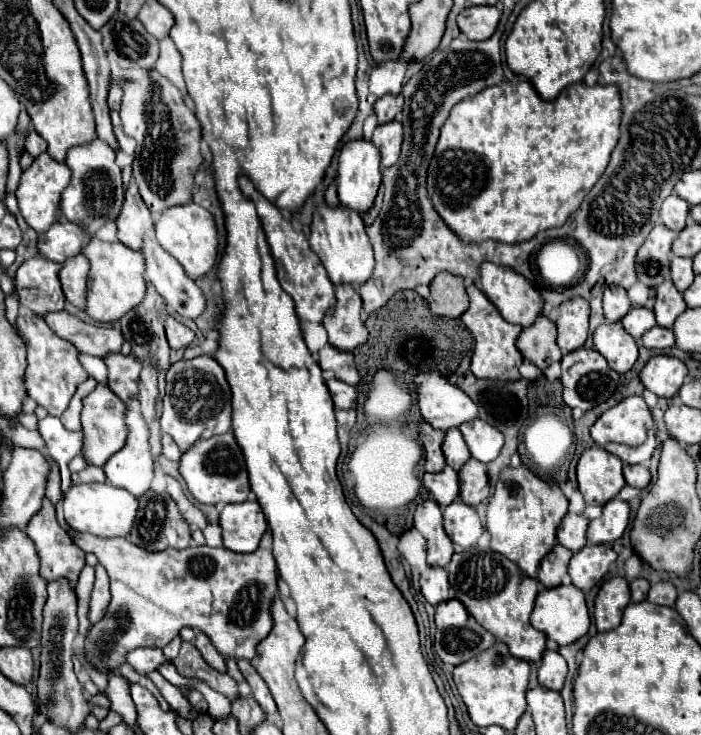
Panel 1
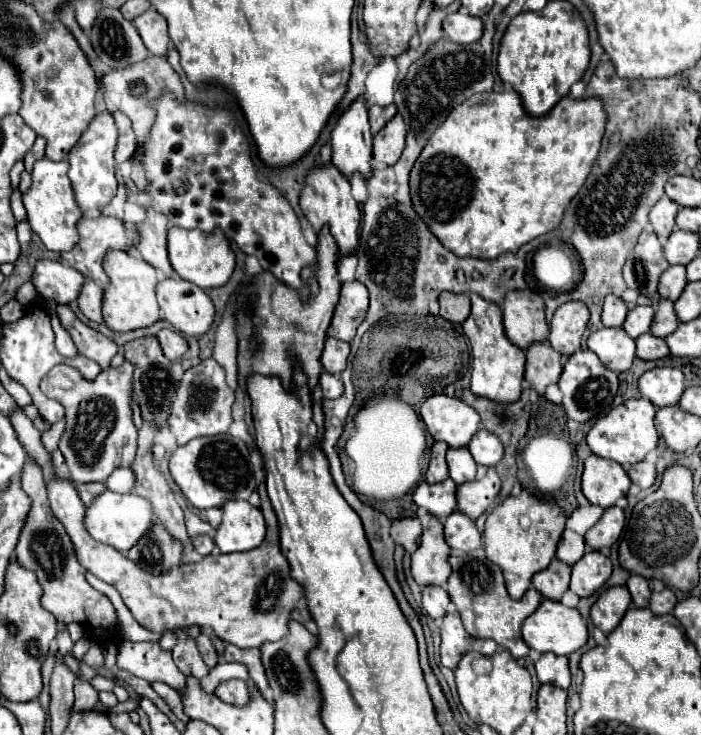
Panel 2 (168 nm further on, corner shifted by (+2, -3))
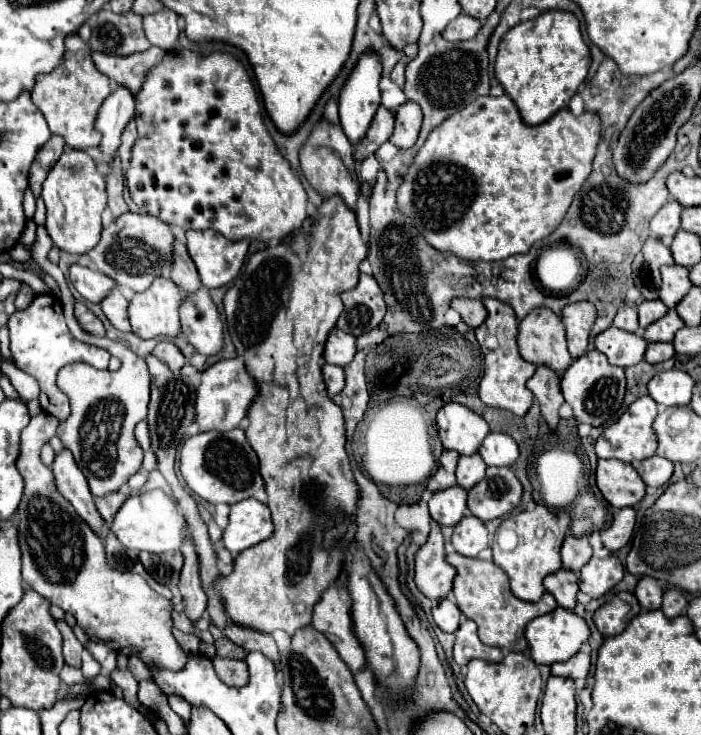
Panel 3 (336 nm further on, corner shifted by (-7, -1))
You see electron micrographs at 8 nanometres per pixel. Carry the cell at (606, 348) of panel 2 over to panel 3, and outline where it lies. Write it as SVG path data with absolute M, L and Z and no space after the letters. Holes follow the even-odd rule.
M609 327L595 337L595 349L607 355L613 365L631 367L637 365L647 349L647 341L639 333L629 333L617 327Z

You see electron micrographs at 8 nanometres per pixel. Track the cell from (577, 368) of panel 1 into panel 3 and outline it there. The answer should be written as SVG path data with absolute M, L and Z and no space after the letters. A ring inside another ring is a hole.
M593 349L585 355L581 355L563 375L561 379L561 393L565 401L573 407L573 415L577 421L589 423L593 427L599 427L607 423L619 409L625 397L625 373L621 367L615 367L607 361L607 357Z

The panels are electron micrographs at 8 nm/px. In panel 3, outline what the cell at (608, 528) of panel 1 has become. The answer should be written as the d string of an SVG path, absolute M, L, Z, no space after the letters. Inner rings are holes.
M623 507L617 515L613 515L611 523L599 531L603 545L611 553L625 547L633 535L633 527L635 527L635 509Z

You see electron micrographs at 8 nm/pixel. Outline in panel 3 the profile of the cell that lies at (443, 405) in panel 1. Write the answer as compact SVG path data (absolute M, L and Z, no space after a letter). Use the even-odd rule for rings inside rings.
M445 403L439 411L437 411L437 429L439 429L439 437L445 449L455 449L461 455L473 455L481 441L485 439L485 435L489 433L489 425L487 421L477 415L475 411L471 411L469 407L461 405L461 403Z

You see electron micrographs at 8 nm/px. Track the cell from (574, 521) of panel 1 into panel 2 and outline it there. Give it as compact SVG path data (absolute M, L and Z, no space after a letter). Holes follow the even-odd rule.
M566 529L562 533L562 539L558 543L558 551L556 551L556 559L574 565L576 561L582 559L582 555L586 553L586 545L584 545L584 537Z

